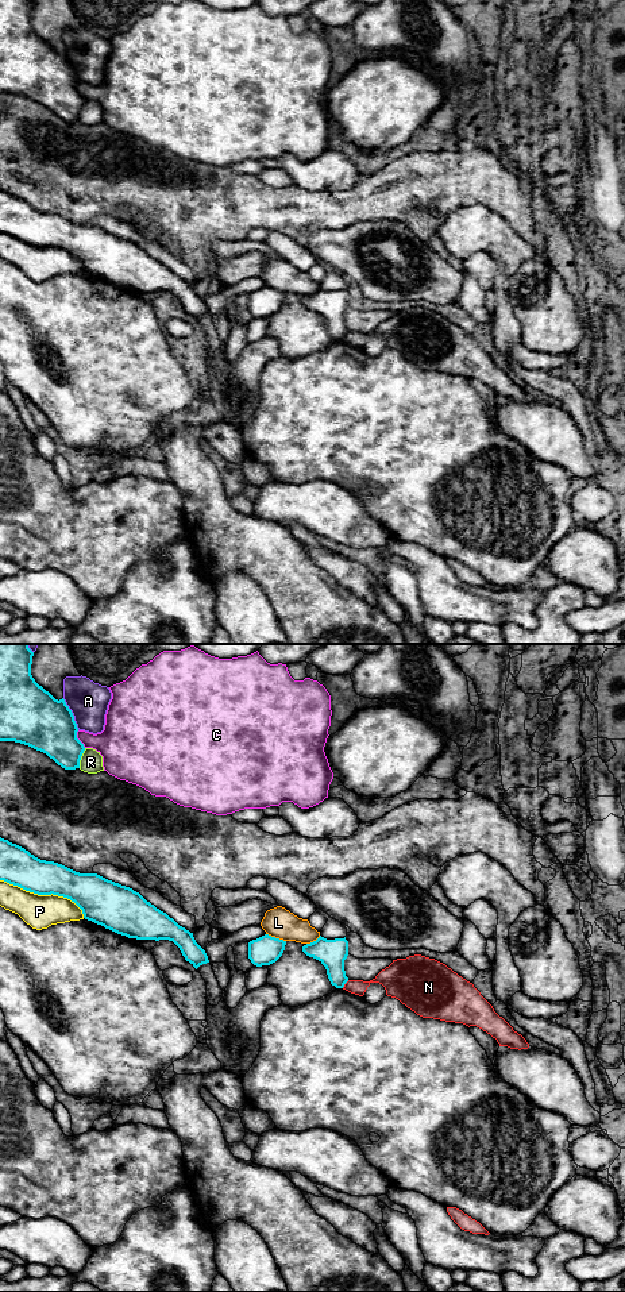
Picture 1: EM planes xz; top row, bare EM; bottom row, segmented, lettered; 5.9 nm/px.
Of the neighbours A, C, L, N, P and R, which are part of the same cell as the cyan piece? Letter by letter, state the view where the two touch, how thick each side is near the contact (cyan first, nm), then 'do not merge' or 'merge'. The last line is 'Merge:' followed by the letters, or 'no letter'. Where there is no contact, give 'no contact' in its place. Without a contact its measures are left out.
A: xz | 340/240 nm | do not merge
C: xz | 320/240 nm | do not merge
L: xz | 170/180 nm | do not merge
N: xz | 160/90 nm | do not merge
P: xz | 220/200 nm | do not merge
R: xz | 300/130 nm | do not merge
Merge: no letter

